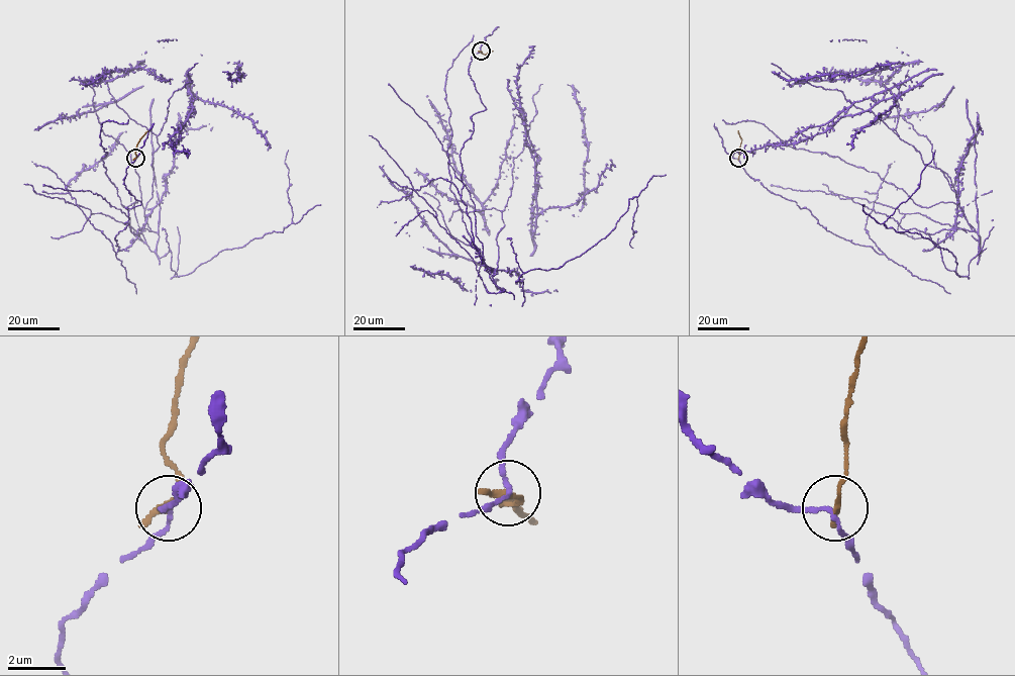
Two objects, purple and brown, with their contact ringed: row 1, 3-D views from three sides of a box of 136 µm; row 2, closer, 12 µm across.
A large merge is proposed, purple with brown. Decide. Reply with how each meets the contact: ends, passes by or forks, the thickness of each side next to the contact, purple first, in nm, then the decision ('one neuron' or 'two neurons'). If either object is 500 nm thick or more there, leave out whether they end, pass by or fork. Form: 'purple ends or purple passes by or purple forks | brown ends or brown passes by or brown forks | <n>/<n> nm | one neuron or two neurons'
purple passes by | brown ends | 140/240 nm | two neurons

